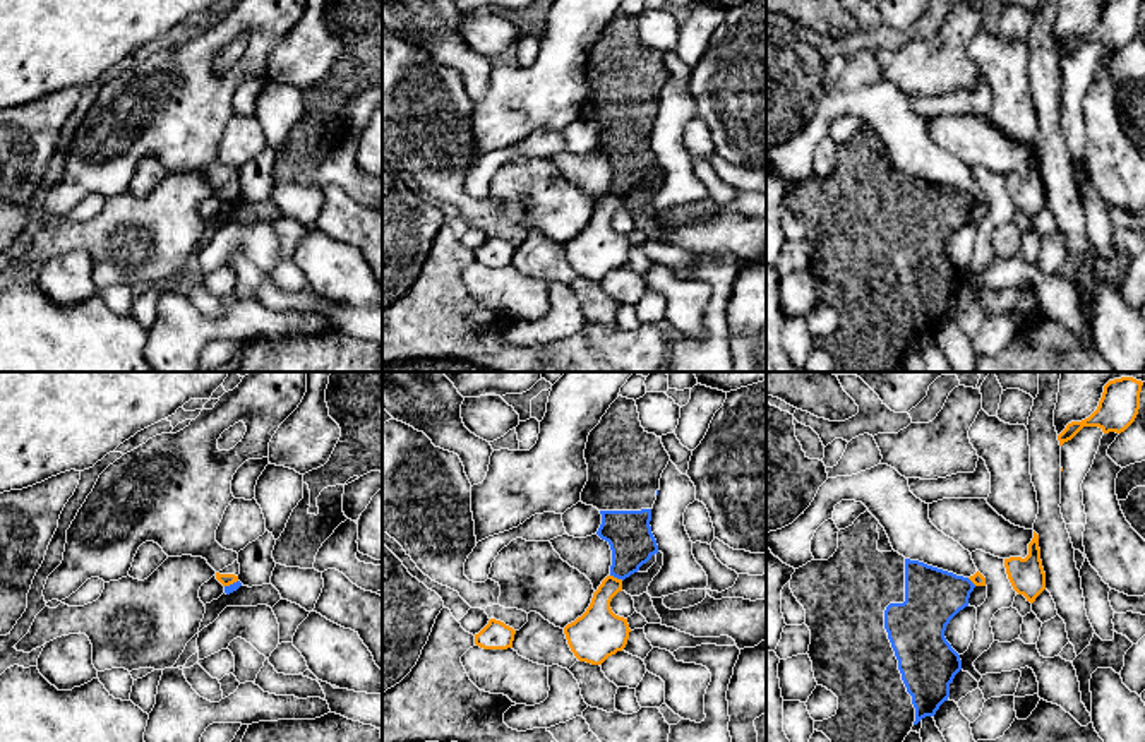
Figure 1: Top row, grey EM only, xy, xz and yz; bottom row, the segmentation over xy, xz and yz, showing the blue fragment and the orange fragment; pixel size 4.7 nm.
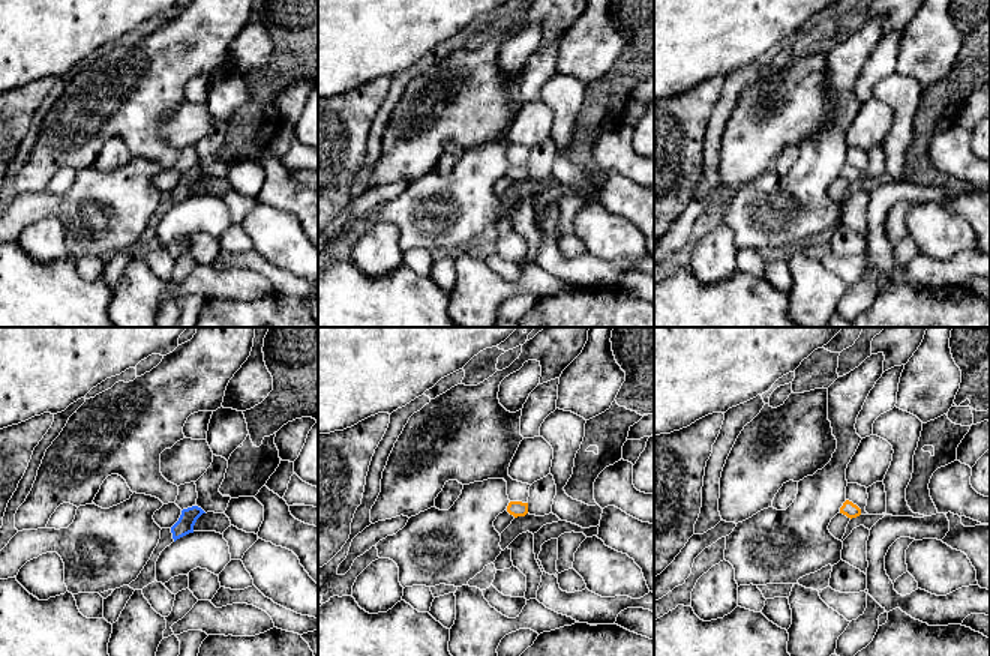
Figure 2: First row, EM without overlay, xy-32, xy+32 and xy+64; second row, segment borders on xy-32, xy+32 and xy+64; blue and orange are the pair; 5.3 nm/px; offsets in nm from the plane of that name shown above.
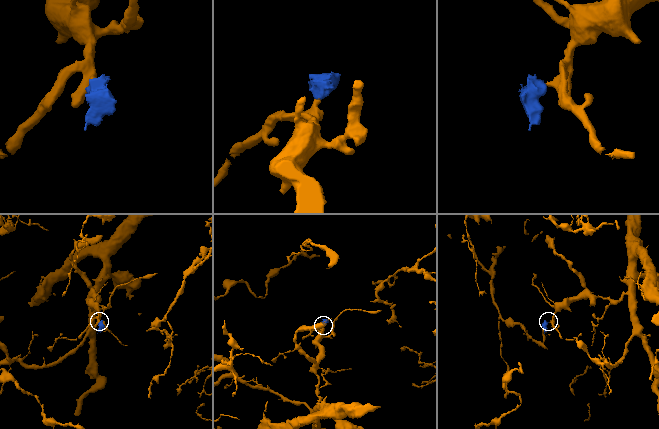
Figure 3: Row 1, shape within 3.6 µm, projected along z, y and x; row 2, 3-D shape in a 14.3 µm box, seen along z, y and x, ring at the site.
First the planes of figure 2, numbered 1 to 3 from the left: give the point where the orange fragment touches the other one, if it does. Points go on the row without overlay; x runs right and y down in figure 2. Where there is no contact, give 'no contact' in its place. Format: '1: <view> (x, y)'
1: no contact
2: no contact
3: no contact

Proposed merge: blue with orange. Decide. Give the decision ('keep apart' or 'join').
keep apart

